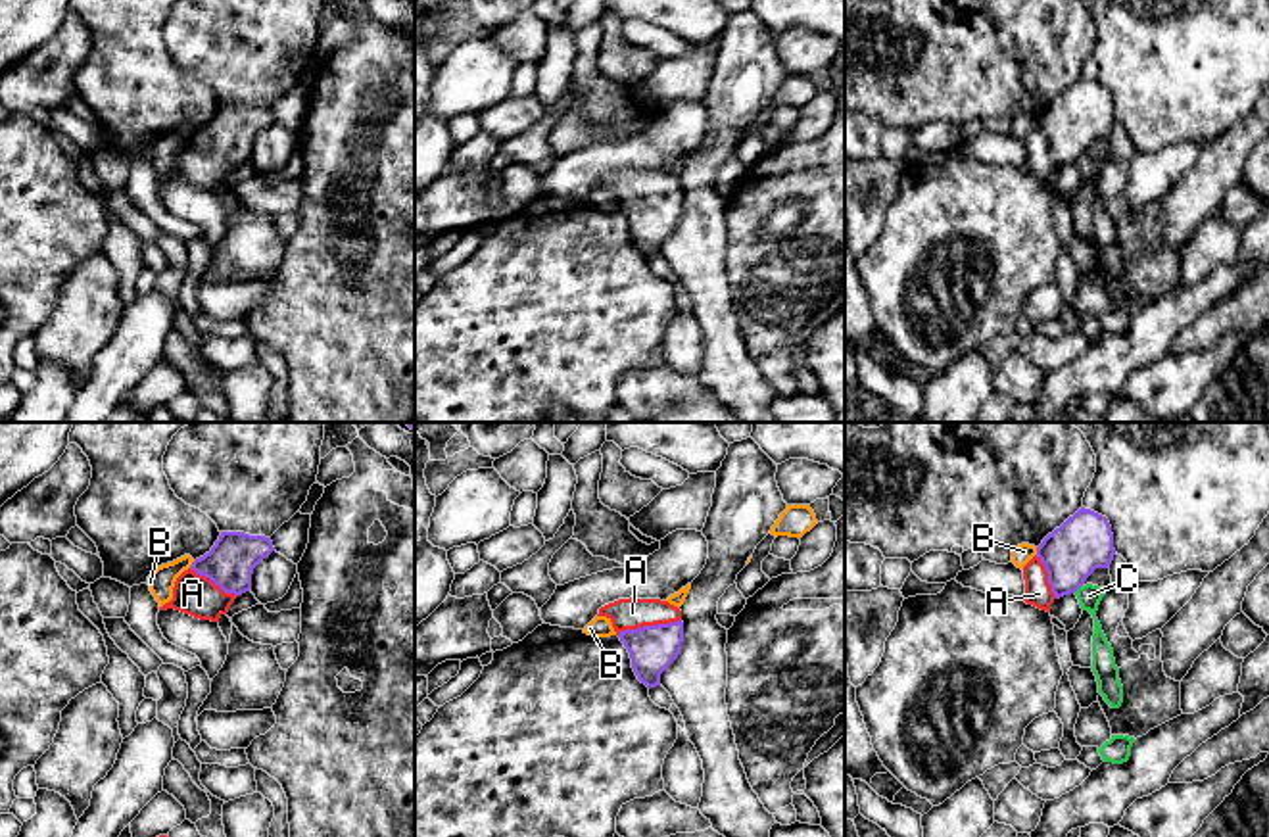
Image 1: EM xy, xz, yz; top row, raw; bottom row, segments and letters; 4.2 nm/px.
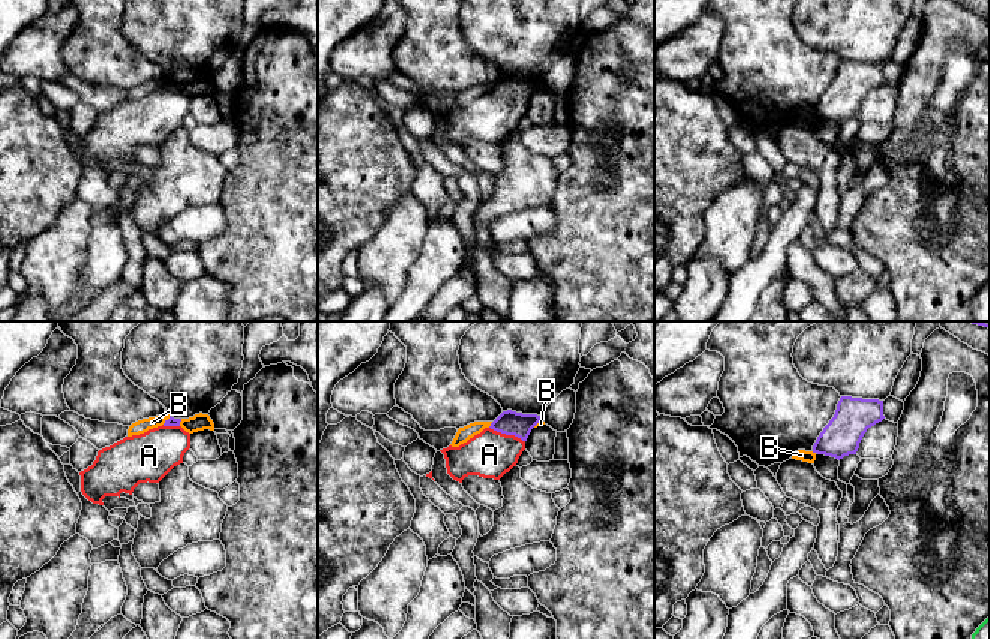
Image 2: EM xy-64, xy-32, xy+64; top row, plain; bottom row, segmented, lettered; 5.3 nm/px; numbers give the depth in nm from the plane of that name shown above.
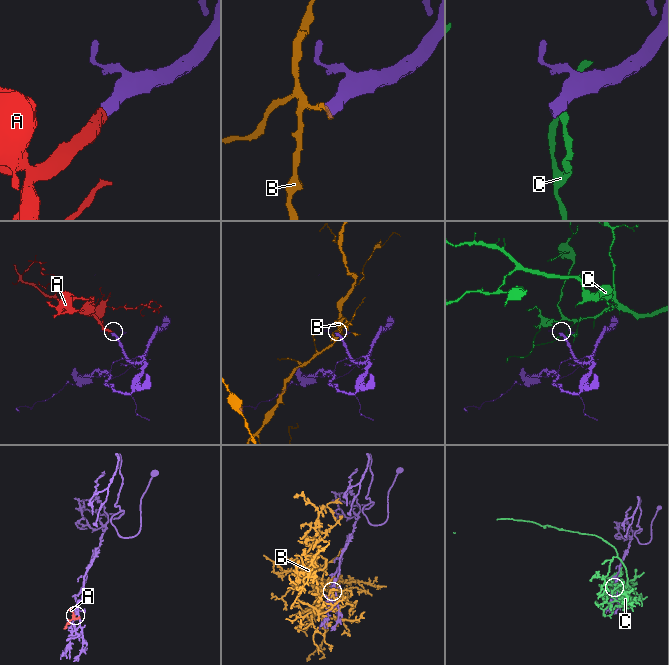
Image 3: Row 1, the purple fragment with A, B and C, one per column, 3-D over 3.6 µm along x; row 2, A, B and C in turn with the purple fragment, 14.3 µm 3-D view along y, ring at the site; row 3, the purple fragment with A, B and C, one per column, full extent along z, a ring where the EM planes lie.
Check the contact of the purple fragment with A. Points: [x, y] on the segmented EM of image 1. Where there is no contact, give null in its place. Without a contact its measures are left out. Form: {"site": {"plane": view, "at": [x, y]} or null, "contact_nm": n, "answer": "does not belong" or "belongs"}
{"site": {"plane": "xz", "at": [647, 626]}, "contact_nm": 280, "answer": "belongs"}

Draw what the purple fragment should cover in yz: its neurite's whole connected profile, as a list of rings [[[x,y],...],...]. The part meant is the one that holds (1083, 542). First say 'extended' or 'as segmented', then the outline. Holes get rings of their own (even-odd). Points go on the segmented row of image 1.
extended; [[[1081,507],[1037,547],[1023,566],[1021,599],[1050,612],[1050,605],[1075,593],[1096,568],[1113,561],[1113,534],[1106,516]]]

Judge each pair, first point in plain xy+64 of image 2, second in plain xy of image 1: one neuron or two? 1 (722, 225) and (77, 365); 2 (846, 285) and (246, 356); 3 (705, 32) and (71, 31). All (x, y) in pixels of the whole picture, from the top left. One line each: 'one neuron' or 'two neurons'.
1: one neuron
2: two neurons
3: one neuron

